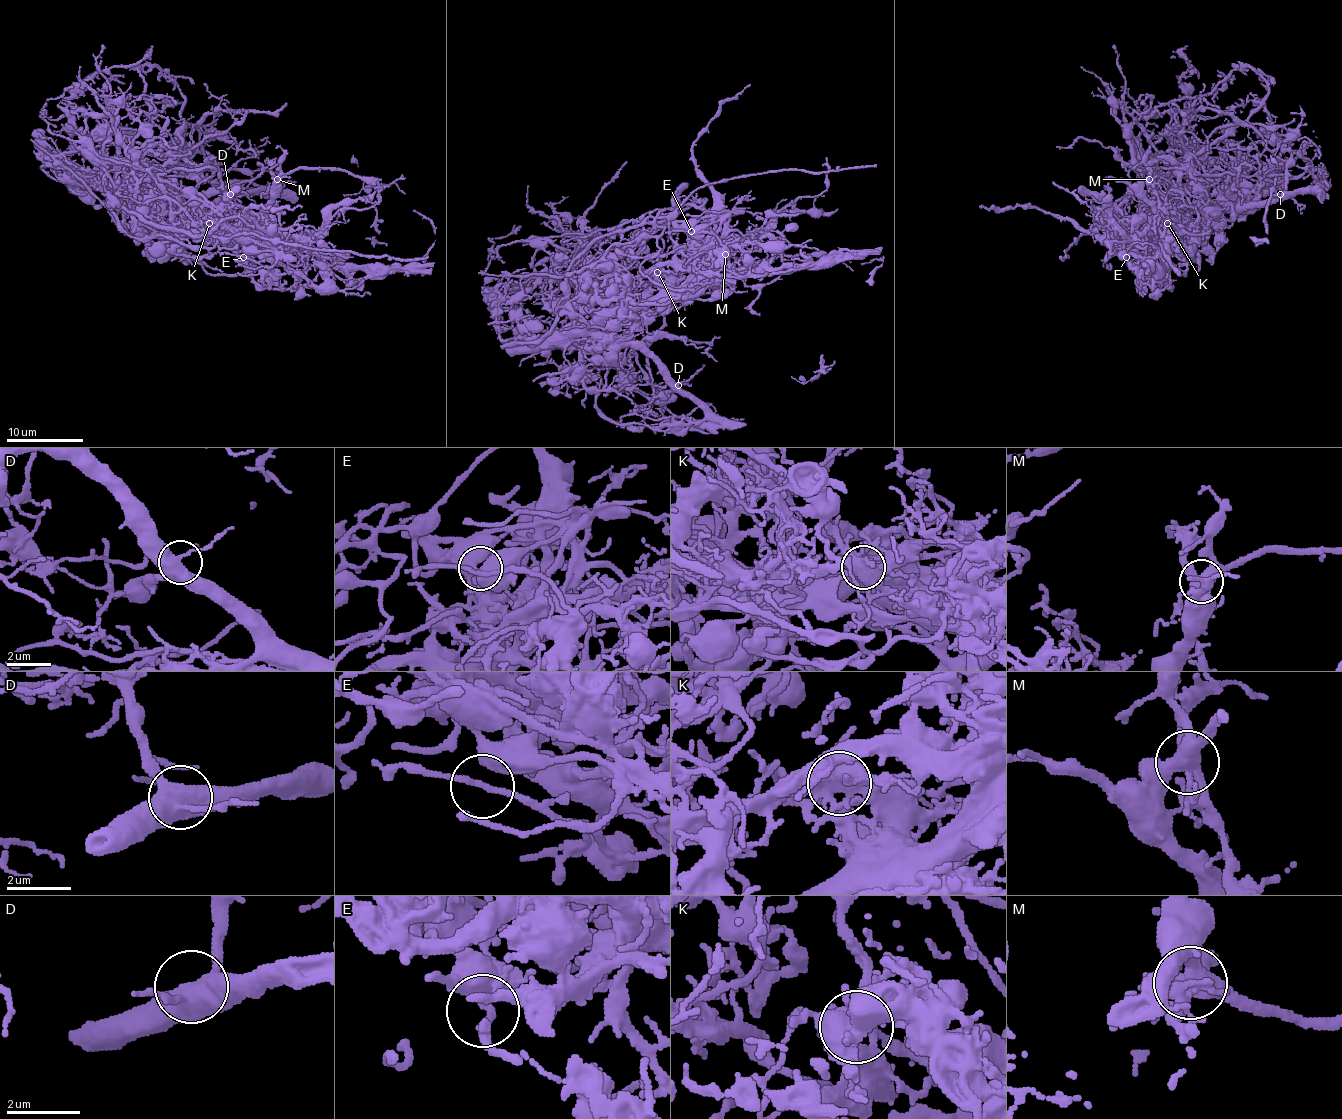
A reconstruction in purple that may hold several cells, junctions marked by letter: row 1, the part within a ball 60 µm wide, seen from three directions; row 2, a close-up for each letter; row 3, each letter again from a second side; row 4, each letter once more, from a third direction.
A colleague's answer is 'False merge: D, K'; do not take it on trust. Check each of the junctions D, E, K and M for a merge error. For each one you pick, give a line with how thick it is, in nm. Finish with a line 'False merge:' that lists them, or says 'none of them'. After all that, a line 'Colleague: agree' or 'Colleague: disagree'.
K: 600 nm
M: 460 nm
False merge: K, M
Colleague: disagree

